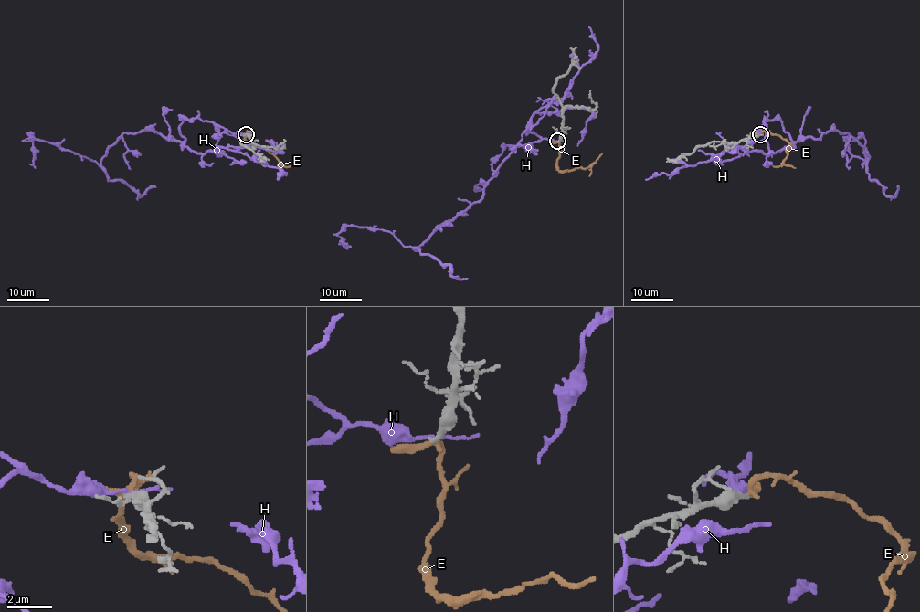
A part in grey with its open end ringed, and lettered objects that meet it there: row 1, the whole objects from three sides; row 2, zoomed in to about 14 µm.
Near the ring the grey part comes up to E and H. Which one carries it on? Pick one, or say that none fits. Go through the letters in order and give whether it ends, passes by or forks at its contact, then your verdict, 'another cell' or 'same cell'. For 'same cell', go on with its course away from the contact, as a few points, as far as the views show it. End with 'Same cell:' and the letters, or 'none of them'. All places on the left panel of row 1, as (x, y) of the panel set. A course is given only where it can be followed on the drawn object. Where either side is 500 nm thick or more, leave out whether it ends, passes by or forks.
E: it passes by; same cell; course (246, 134), (248, 131), (245, 139), (249, 146), (262, 147), (284, 166), (290, 166)
H: it passes by; another cell
Same cell: E

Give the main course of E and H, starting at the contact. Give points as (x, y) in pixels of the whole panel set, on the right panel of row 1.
E: (760, 134), (769, 131), (785, 139), (790, 146), (779, 166), (773, 166)
H: (759, 134), (765, 118), (794, 142), (849, 133), (865, 165), (844, 141), (862, 136), (861, 163)

